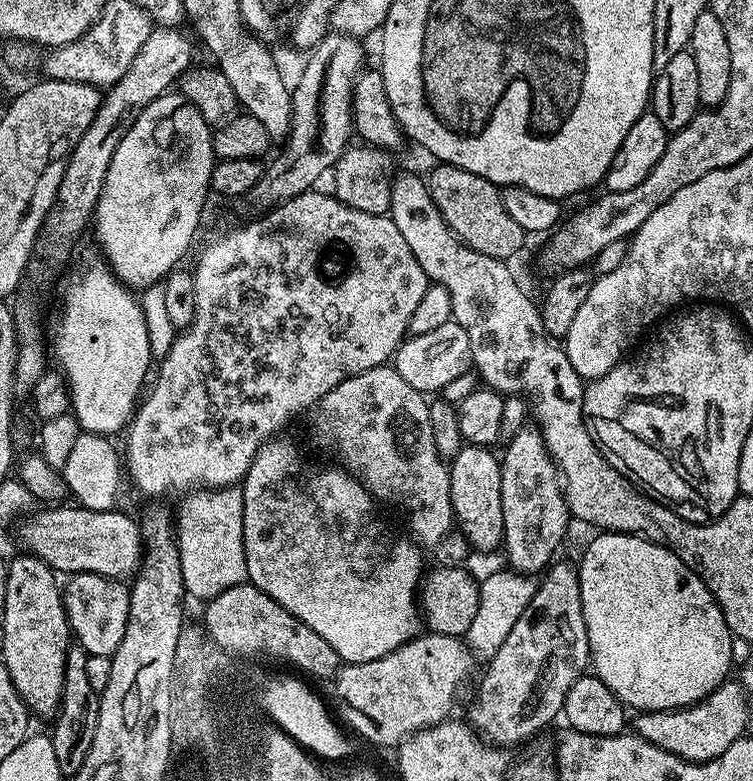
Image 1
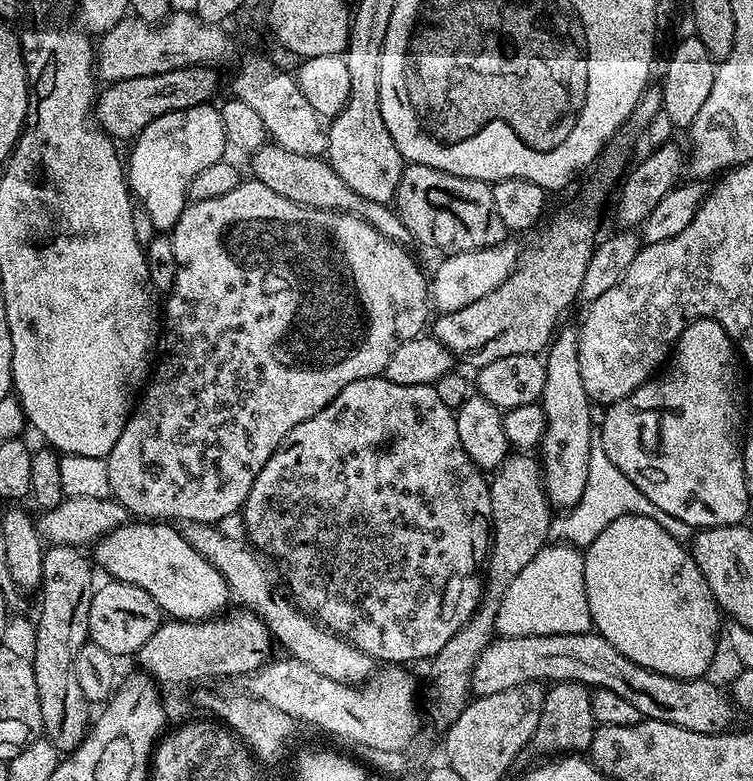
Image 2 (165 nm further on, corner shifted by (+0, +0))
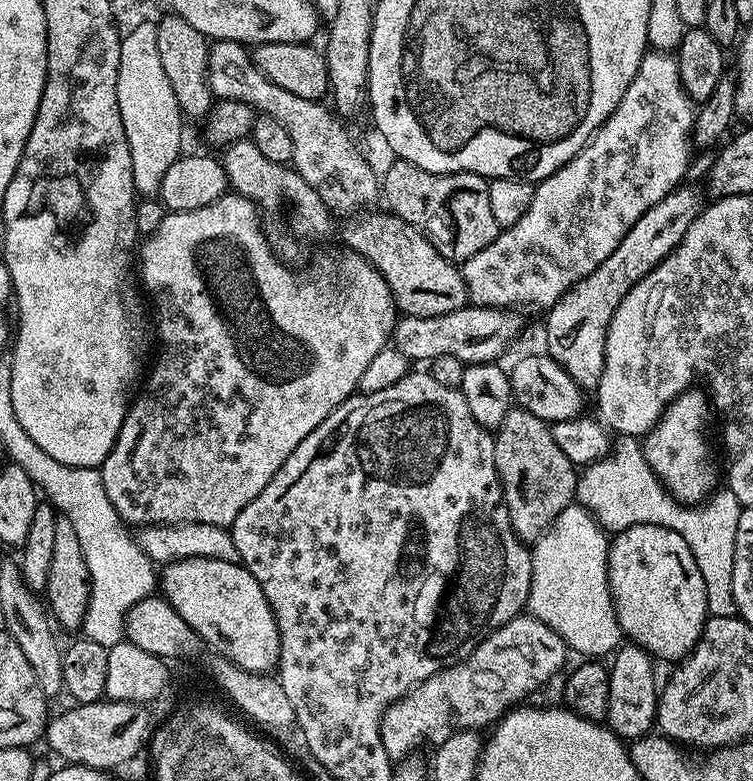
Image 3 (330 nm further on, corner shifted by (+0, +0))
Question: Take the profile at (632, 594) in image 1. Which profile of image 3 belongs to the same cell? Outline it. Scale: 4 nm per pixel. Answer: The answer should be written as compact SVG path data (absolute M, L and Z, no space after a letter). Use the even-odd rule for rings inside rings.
M649 524L630 526L624 532L615 533L608 545L608 585L621 633L631 643L645 648L648 655L657 661L683 661L695 648L709 617L706 582L702 582L702 570L698 570L698 562L694 562L694 554L690 554L690 546L686 546L682 534L674 534L674 530Z

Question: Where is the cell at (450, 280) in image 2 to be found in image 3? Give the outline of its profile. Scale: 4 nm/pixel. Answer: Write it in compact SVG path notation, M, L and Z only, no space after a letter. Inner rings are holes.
M645 52L640 73L630 82L615 112L583 150L569 164L563 164L556 173L535 185L530 210L519 223L503 229L486 250L463 261L469 301L482 308L552 309L572 285L594 274L594 270L618 250L622 238L626 238L634 222L638 222L646 210L681 187L683 180L680 179L687 174L688 163L692 160L697 111L697 105L682 86L679 63L667 52Z

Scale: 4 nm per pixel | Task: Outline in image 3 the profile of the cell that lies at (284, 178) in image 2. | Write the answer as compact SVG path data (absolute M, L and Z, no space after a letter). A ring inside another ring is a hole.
M383 211L361 215L361 220L348 232L347 247L366 258L380 271L382 278L386 278L392 287L397 309L405 316L430 318L465 307L469 298L463 271L453 261L438 254L424 233L392 215L391 211Z

